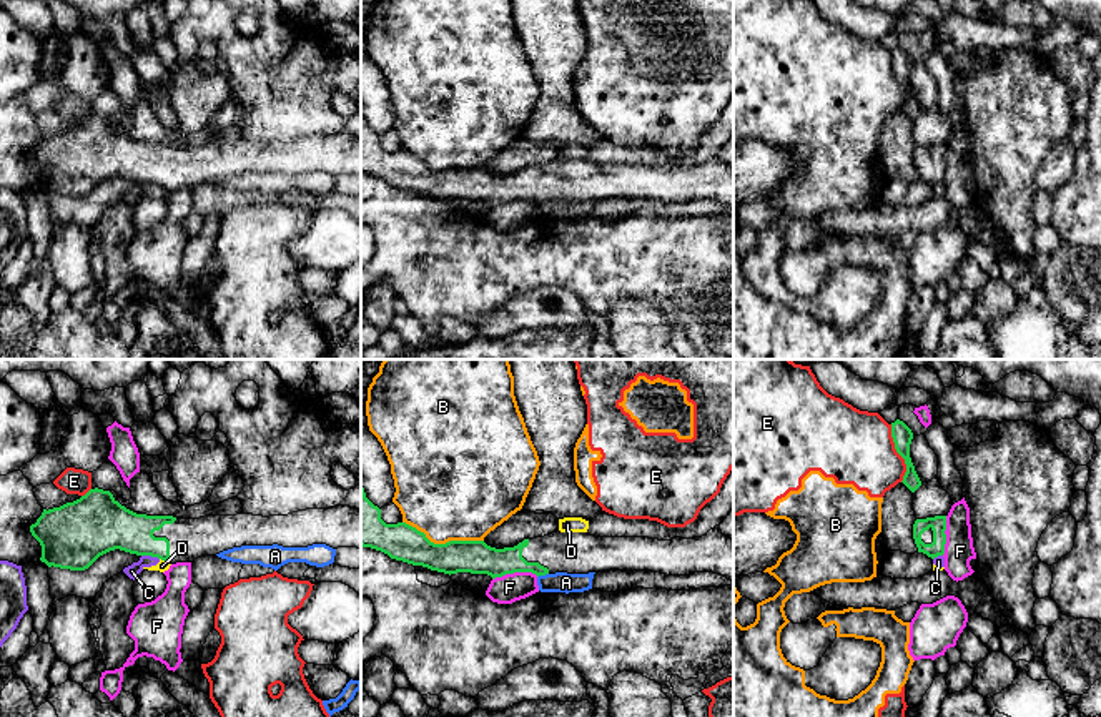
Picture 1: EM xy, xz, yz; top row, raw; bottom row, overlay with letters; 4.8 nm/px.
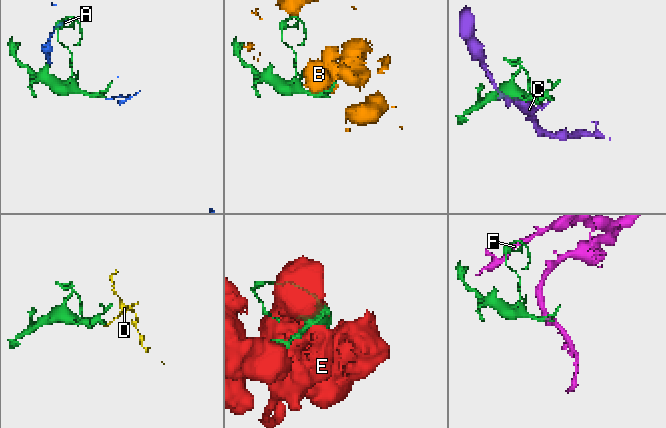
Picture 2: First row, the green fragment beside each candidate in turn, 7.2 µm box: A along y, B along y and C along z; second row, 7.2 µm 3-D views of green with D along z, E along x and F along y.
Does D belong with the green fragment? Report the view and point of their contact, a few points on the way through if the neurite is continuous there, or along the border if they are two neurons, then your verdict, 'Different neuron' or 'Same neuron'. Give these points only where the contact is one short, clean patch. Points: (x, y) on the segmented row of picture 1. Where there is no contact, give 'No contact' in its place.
Touches green at xy (163, 559). Boundary: xy (160, 558), (167, 563). Different neuron

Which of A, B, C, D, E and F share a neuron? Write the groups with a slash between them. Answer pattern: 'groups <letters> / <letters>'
groups A / B E / C D / F

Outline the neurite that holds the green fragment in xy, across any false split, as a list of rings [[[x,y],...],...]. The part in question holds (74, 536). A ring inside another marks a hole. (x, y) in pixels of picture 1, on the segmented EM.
[[[95,487],[73,502],[43,509],[30,532],[42,546],[40,561],[48,567],[85,571],[115,549],[170,564],[241,546],[361,549],[361,509],[336,506],[269,517],[241,512],[176,519],[136,514],[110,491]]]

